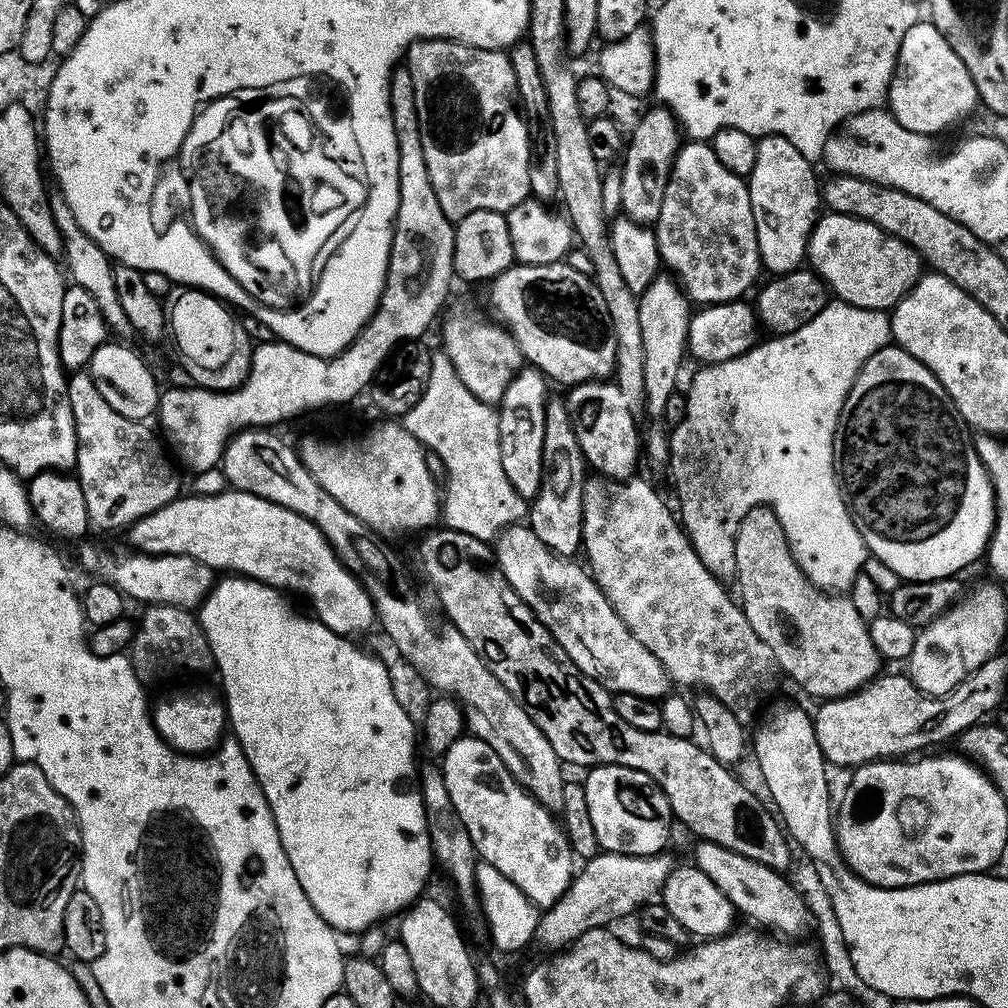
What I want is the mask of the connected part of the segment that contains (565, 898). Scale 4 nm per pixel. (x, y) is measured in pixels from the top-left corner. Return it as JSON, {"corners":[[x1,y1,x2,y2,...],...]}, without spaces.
{"corners":[[601,851,592,860,583,861,584,869,577,871,572,885,558,898,558,902,540,917,535,939,544,948,564,950,582,934,595,928,611,925,611,920,628,916,636,907,655,901,663,893,666,878,673,870,674,861,668,854,659,856,627,856,617,852]]}

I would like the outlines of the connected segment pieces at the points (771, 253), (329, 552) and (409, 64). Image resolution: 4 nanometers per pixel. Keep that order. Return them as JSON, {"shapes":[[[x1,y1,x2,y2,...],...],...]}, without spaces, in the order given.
{"shapes":[[[781,136,756,140,754,170,746,178,757,224,760,263,769,273,792,272,805,263,808,240,822,215,822,184,810,161]],[[235,490,227,491,220,492,217,496,187,496,187,494,184,494,175,500,171,500,166,506,154,510,154,514,146,514,140,520,137,520,135,524,131,525,130,532,140,536,139,551,150,556,189,556,195,560,202,561,203,564,210,566,214,570,225,568,223,570,225,573,246,576,250,580,258,580,261,584,269,584,271,588,283,590,285,593,301,592,302,595,308,596,309,602,312,603,312,608,316,611,313,612,315,619,319,620,321,624,325,624,330,630,337,632,339,636,351,637,353,635,352,632,364,632,371,624,374,624,377,614,367,589,360,583,357,576,337,558,336,551,328,544,327,538,318,530,318,526,314,526,314,522,302,518,302,514,294,514,294,510,286,510,286,506,278,506,274,502,266,502,266,498,258,498,254,494,246,494]],[[416,40,407,50,406,67,414,82,426,170,448,220,461,220,479,208,507,213,508,209,518,206,518,202,529,199,533,156,528,144,527,122,518,111,515,72,509,53,475,48,458,40]]]}

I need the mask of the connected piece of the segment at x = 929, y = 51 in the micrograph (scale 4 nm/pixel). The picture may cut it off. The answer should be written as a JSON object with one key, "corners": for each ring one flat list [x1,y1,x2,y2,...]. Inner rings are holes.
{"corners":[[917,22,906,30,898,50,896,69,888,87,887,111,911,132,932,134,959,122,978,108,978,93,970,70,954,54,950,42,931,22]]}

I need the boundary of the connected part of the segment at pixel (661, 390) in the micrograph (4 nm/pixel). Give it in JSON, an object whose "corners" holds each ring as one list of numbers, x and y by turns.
{"corners":[[658,274,650,286,639,293,640,310,638,324,642,326,642,340,646,354,644,393,648,408,656,414,663,413,666,398,677,391,680,380,680,363,686,360,688,350,688,327,692,321,693,305,680,281,671,275]]}

